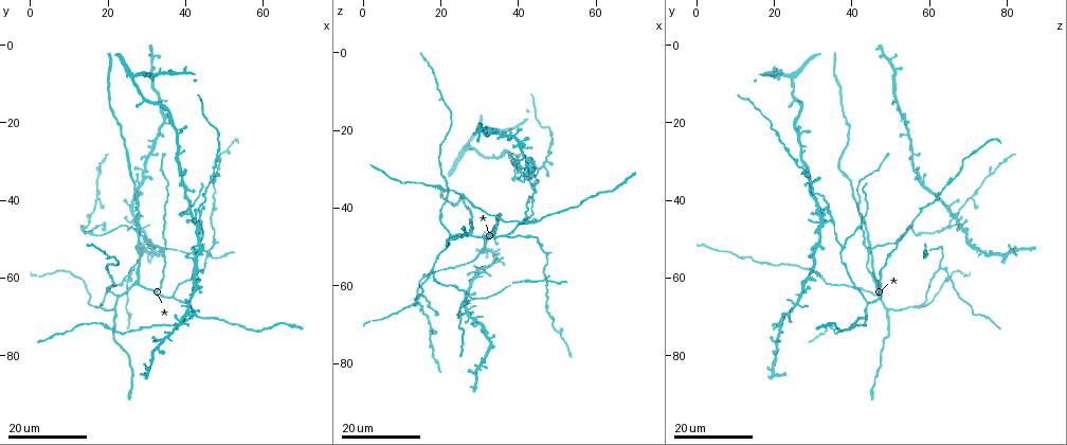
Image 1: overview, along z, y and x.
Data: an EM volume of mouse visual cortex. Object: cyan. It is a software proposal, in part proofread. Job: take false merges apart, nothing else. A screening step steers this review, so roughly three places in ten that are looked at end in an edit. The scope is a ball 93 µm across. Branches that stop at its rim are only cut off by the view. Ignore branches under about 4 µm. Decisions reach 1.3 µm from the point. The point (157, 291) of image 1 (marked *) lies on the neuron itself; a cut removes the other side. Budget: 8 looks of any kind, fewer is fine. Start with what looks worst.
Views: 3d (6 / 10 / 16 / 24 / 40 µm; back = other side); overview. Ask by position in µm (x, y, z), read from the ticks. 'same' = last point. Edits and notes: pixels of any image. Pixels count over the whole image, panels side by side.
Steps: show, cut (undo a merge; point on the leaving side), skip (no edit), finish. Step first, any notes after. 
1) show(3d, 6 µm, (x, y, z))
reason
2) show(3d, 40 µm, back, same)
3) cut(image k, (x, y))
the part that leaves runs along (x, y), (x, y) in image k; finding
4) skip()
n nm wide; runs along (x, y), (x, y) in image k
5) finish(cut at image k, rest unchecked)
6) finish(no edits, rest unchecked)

show(3d, 16 µm, (18.0, 68.0, 56.5))
three-way junction

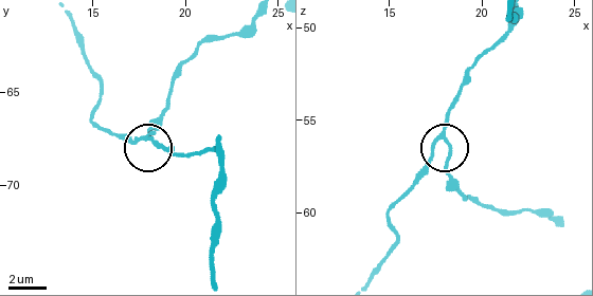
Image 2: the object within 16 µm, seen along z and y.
show(3d, 10 µm, (17.9, 67.4, 55.9))

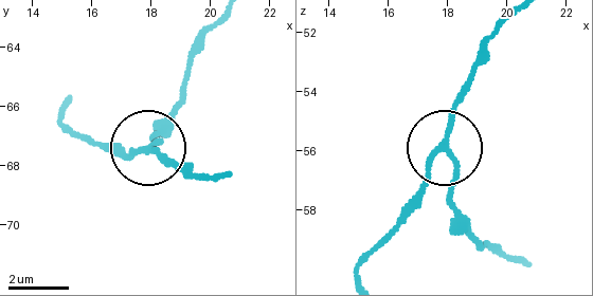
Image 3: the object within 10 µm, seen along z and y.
skip()
runs along (502, 23), (474, 69), (420, 198), (398, 225) in image 3; all the same neuron

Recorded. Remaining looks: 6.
show(3d, 24 µm, (27.0, 61.0, 46.0))

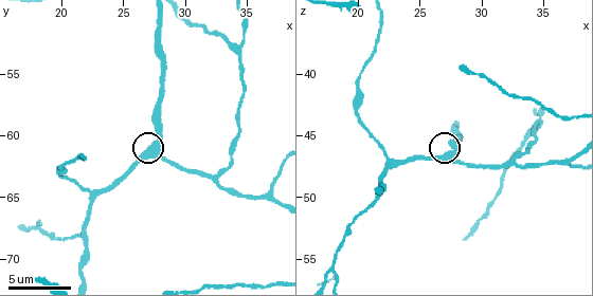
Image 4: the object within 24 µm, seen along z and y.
show(3d, 6 µm, (27.2, 60.8, 46.6))

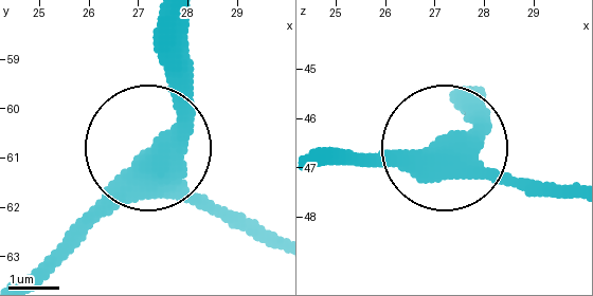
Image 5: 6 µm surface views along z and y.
skip()
all the same neuron

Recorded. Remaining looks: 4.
show(3d, 24 µm, (22.0, 68.5, 49.0))
branch point

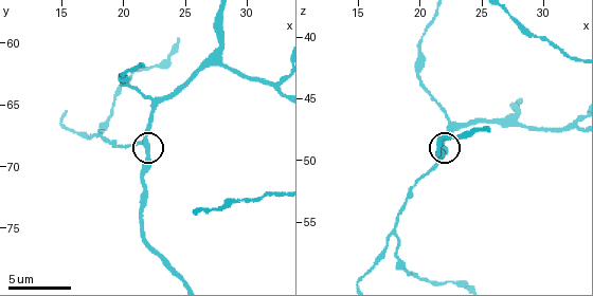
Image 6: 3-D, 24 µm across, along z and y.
show(3d, 10 µm, same)

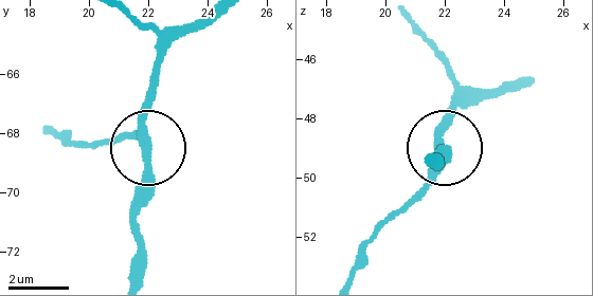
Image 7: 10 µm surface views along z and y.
skip()
3 arms; runs along (198, 20), (164, 56), (153, 94), (137, 243) in image 7; all the same neuron

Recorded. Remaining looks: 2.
show(3d, 24 µm, (26.5, 9.0, 25.0))

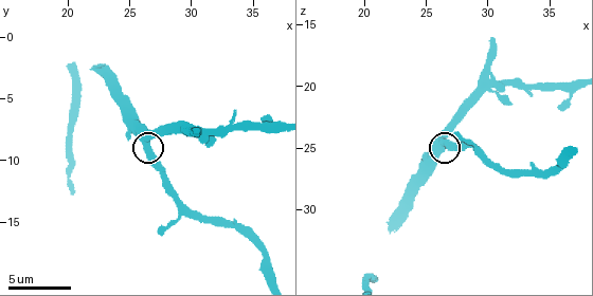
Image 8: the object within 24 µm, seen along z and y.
show(3d, 10 µm, same)
zoom in

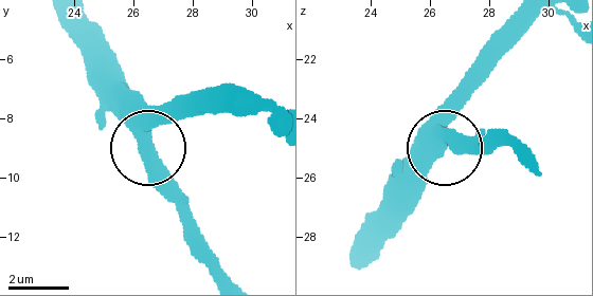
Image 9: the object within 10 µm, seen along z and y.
skip()
570 nm wide; one neuron here

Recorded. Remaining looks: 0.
finish(no edits, rest unchecked)

